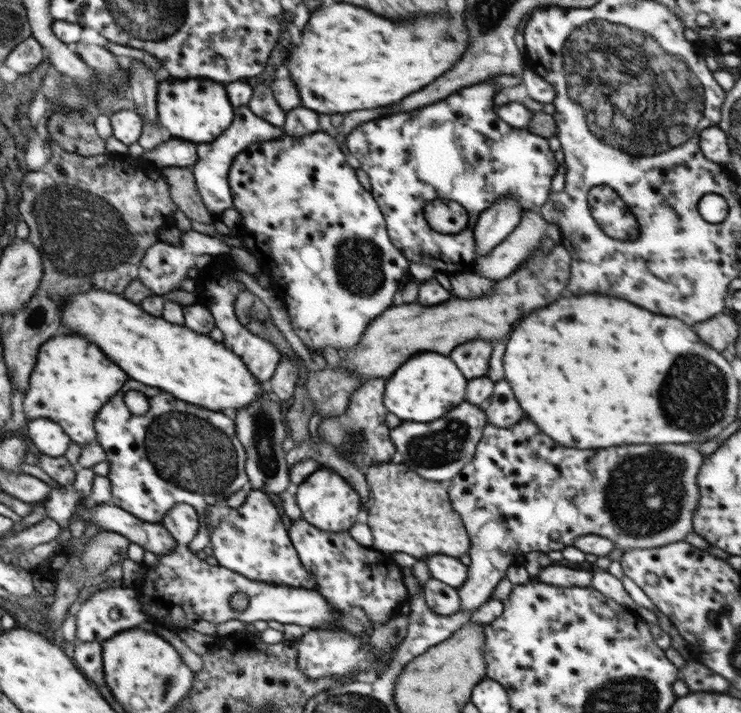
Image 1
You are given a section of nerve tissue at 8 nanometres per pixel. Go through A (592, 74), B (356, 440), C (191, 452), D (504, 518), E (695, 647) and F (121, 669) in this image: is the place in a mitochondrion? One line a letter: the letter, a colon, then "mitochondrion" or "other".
A: mitochondrion
B: mitochondrion
C: mitochondrion
D: other
E: other
F: other

